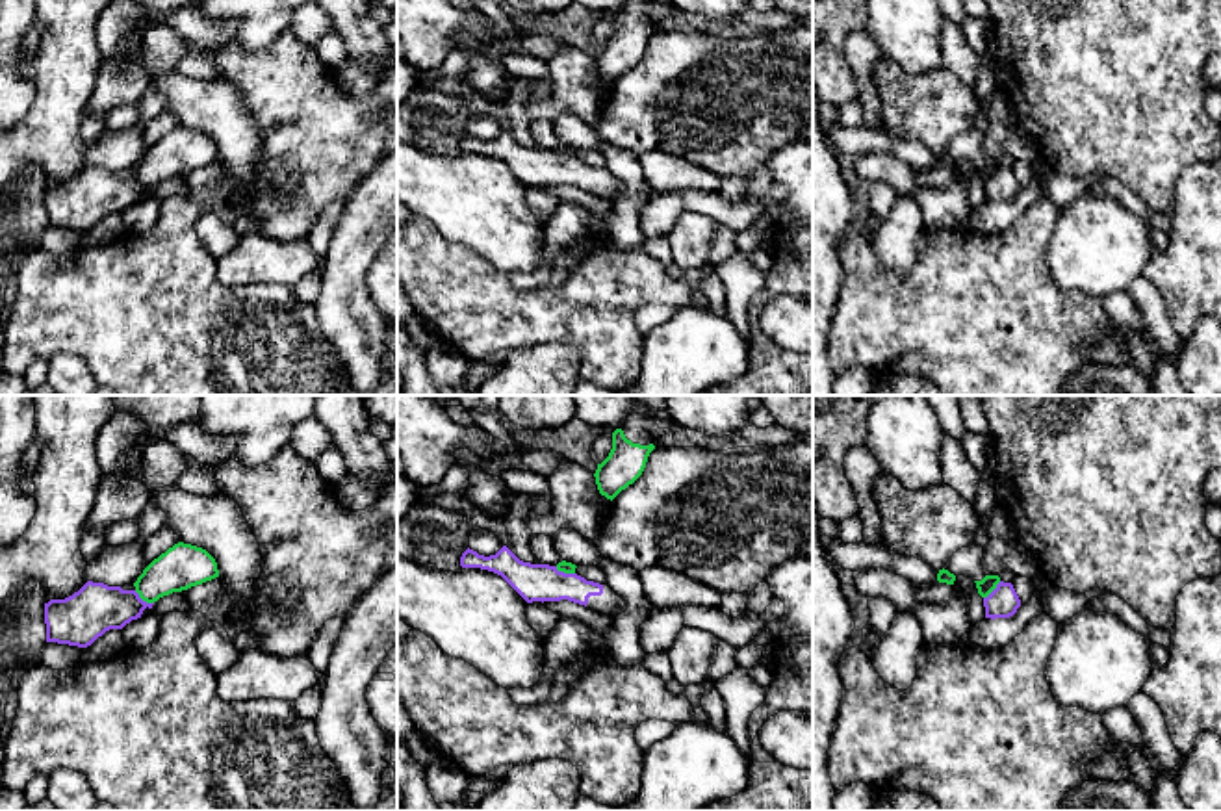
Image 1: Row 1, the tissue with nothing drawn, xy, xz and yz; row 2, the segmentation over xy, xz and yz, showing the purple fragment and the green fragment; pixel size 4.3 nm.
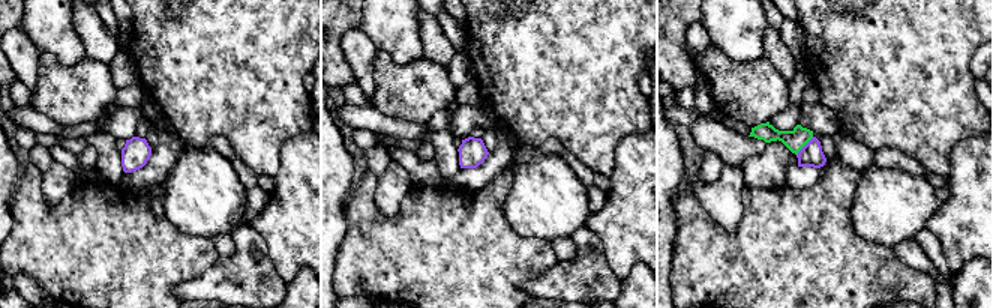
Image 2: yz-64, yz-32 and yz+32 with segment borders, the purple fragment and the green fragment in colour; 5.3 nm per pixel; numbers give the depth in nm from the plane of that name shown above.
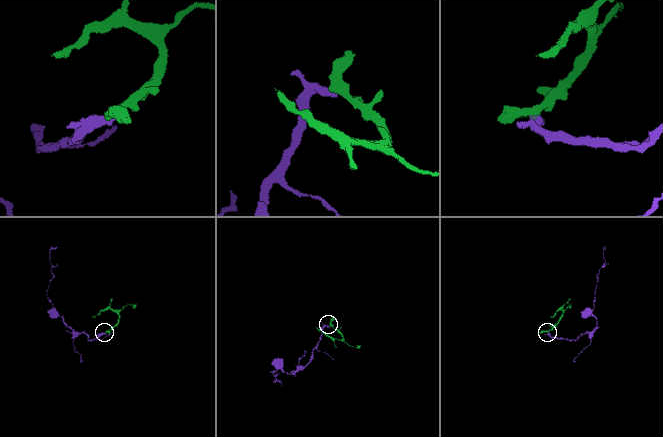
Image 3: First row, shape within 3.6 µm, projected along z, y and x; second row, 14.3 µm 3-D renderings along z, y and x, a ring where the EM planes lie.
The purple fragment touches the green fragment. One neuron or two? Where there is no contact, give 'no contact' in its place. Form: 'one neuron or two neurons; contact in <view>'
two neurons; contact in xy

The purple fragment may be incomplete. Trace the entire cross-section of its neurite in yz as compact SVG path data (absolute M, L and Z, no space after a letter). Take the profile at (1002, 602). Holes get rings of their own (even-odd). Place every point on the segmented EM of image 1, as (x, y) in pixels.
M1000 581L996 588L983 598L985 618L1009 618L1021 607L1021 599L1011 583Z

